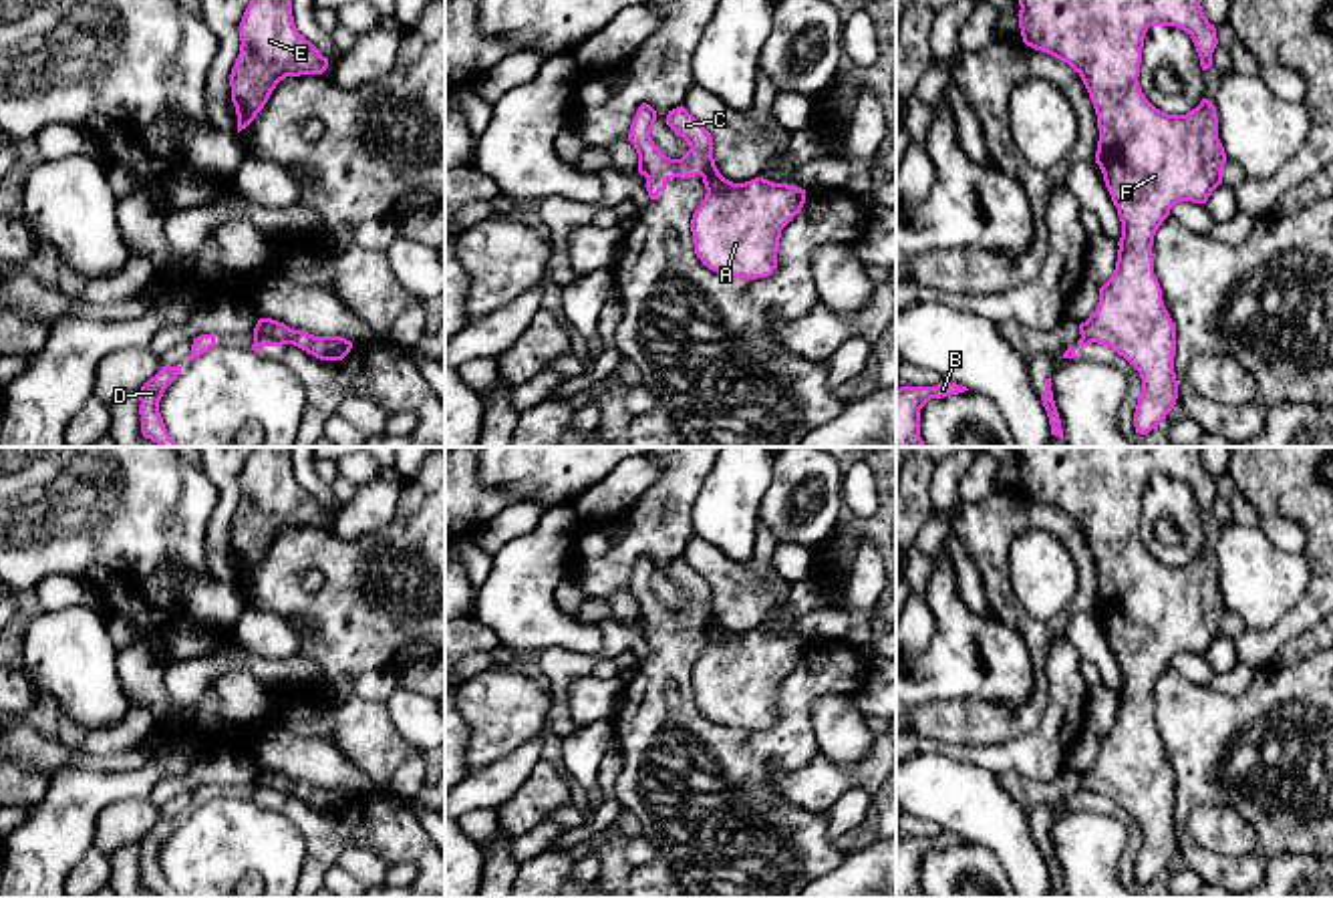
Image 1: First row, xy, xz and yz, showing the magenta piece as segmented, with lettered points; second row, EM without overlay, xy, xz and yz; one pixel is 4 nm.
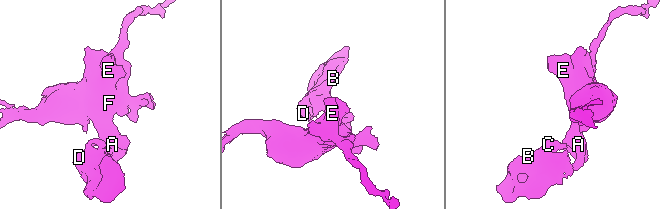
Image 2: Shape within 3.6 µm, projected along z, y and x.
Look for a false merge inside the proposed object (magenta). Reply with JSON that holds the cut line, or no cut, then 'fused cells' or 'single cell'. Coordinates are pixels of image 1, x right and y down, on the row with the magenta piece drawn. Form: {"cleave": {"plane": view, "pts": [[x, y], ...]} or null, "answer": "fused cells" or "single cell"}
{"cleave": {"plane": "xy", "pts": [[254, 335], [266, 335], [284, 343]]}, "answer": "fused cells"}

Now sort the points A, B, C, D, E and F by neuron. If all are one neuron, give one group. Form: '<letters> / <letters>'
A E F / B C D

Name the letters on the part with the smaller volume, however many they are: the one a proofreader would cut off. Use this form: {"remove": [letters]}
{"remove": ["B", "C", "D"]}

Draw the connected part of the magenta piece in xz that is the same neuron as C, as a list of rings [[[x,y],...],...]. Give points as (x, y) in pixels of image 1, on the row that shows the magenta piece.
[[[642,103],[632,119],[628,141],[638,153],[638,173],[646,177],[646,191],[650,199],[666,189],[666,181],[695,175],[703,177],[707,191],[727,189],[725,179],[713,159],[711,133],[681,105],[666,115],[666,125],[689,143],[689,151],[681,159],[666,157],[652,141],[650,133],[656,121],[656,111]]]

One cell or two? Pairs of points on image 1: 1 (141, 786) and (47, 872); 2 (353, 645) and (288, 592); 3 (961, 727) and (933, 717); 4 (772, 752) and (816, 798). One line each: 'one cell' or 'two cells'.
1: one cell
2: one cell
3: one cell
4: two cells

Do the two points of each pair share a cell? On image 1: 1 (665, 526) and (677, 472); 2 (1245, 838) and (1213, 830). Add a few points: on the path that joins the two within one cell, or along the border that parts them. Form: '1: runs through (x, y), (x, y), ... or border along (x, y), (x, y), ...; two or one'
1: runs through (677, 512), (677, 486); one
2: runs through (1237, 836), (1221, 830); one

